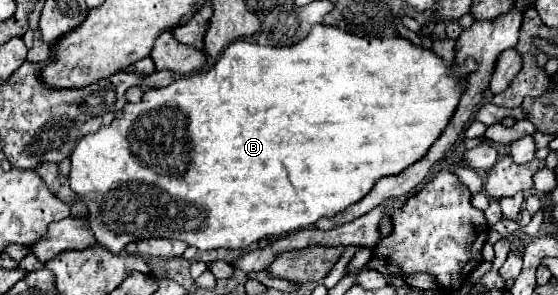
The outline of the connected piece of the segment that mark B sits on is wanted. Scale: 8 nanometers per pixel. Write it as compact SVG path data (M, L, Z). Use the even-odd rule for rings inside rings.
M314 25L312 31L298 43L290 47L264 47L252 41L238 39L230 43L216 63L208 71L190 73L188 77L178 77L172 85L162 89L148 89L140 103L126 103L118 117L108 125L102 127L94 135L82 137L78 141L70 161L70 189L84 201L88 207L90 229L96 237L96 243L112 253L120 253L128 243L140 239L178 239L188 245L194 245L200 251L210 249L248 249L252 243L258 243L266 237L282 237L298 229L312 227L322 217L334 217L354 201L362 199L372 185L384 177L394 175L406 165L412 165L428 147L438 139L442 129L452 117L460 93L464 89L464 77L476 69L474 61L466 61L460 69L456 69L456 79L450 75L450 67L442 63L442 59L424 47L412 45L404 37L386 37L386 39L368 39L368 37L354 37L344 33L342 29L334 29L328 25ZM108 195L108 207L100 207Z

